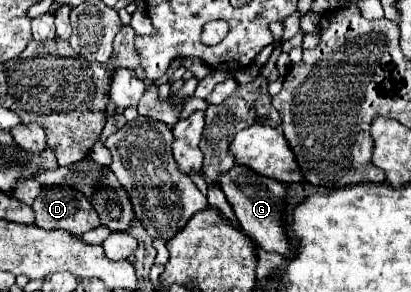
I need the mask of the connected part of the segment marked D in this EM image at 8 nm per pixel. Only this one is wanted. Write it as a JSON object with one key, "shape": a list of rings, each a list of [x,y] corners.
{"shape":[[[45,186],[33,202],[35,224],[45,230],[67,230],[75,236],[101,226],[93,204],[69,186]]]}

